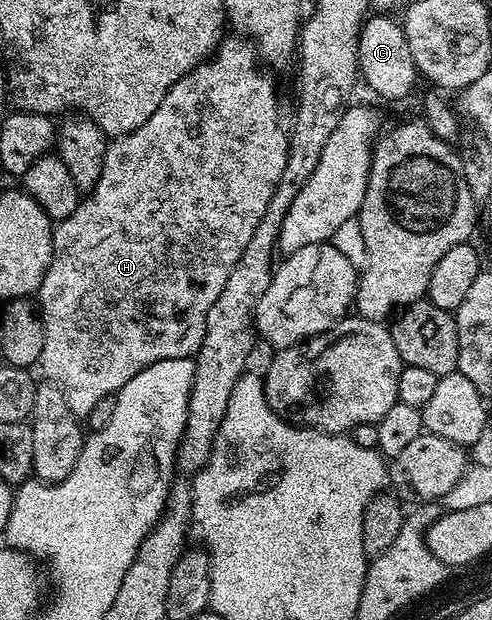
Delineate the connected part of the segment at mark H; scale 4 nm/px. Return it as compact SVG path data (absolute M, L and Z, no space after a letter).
M238 34L227 35L215 48L214 54L198 64L168 94L164 94L164 102L156 106L156 114L144 122L132 134L111 139L104 154L104 170L100 170L100 182L91 192L79 199L76 210L68 214L68 218L57 221L54 228L54 245L48 270L44 274L44 282L36 293L36 307L42 318L44 330L44 350L40 361L40 369L47 381L58 387L64 394L64 402L73 416L85 418L100 402L100 398L114 396L140 370L152 366L161 360L193 357L204 342L208 310L212 310L212 302L220 298L220 290L228 283L228 274L232 274L232 266L240 262L240 254L248 250L248 242L256 231L256 224L264 218L264 210L268 210L268 202L272 202L272 194L284 174L284 164L288 162L290 146L290 129L288 120L282 117L282 104L278 101L278 88L270 76L265 76L260 69L258 53L253 43Z

